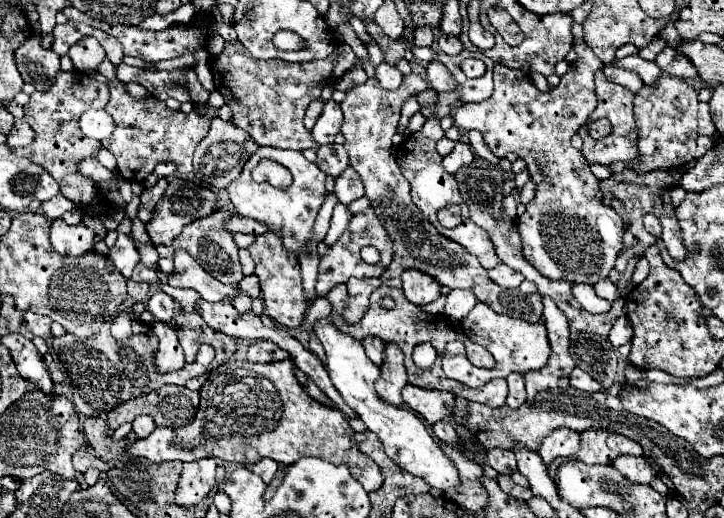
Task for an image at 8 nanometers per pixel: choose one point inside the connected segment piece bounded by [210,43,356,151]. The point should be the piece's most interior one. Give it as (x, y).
(268, 99)

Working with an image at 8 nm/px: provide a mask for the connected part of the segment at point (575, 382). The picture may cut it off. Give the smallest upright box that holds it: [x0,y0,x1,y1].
[570,369,602,393]

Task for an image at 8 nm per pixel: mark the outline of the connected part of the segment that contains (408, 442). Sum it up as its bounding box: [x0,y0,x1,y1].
[314,319,458,489]

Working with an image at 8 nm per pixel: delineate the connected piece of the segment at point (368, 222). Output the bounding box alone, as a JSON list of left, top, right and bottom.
[316,209,392,297]

